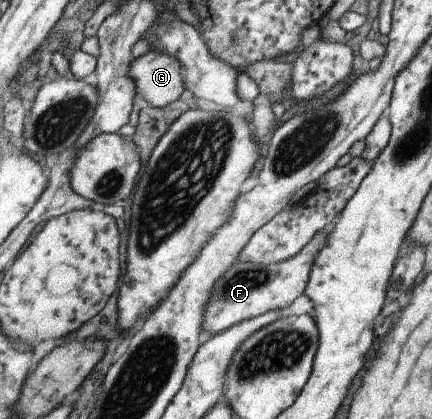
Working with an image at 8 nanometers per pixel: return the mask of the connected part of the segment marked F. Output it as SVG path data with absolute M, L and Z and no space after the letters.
M331 229L318 232L294 258L281 263L261 265L236 261L214 285L203 327L206 336L209 333L218 334L235 324L266 314L268 311L286 308L298 296L305 294L316 257L329 243L330 232Z

